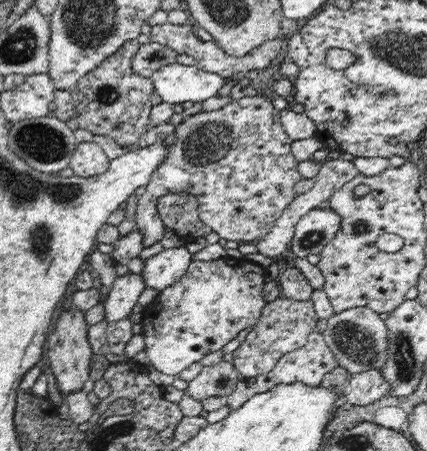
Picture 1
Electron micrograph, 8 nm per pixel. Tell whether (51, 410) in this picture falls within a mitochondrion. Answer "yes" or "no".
no

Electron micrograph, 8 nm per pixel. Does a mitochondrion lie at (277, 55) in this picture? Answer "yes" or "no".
no

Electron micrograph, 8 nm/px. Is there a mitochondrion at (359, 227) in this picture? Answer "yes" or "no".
yes

